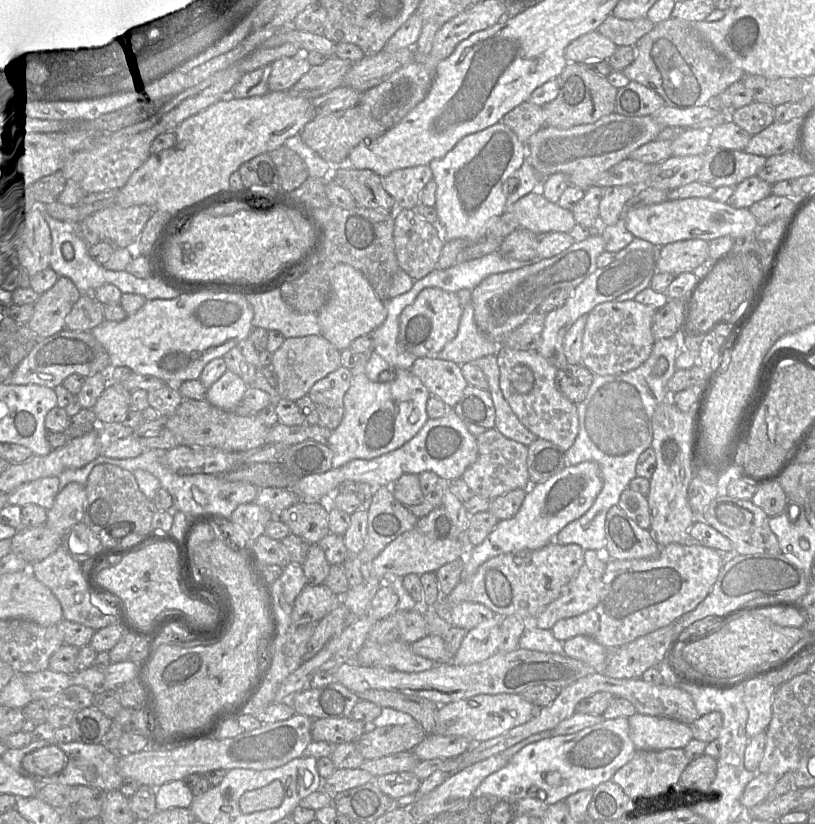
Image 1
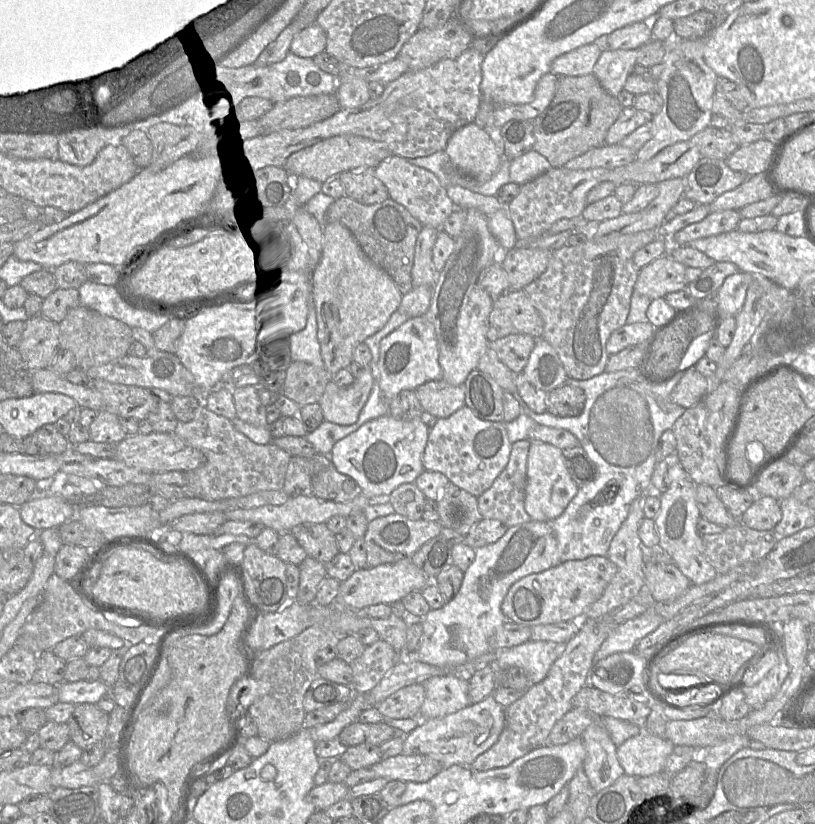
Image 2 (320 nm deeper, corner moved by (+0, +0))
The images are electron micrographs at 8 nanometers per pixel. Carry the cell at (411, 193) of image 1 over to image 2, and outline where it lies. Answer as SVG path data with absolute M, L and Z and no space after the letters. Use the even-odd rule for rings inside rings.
M394 154L380 163L375 168L375 173L388 189L390 199L404 206L422 226L430 226L442 231L446 219L460 209L449 198L447 190L440 184L435 174L411 164L409 159Z

